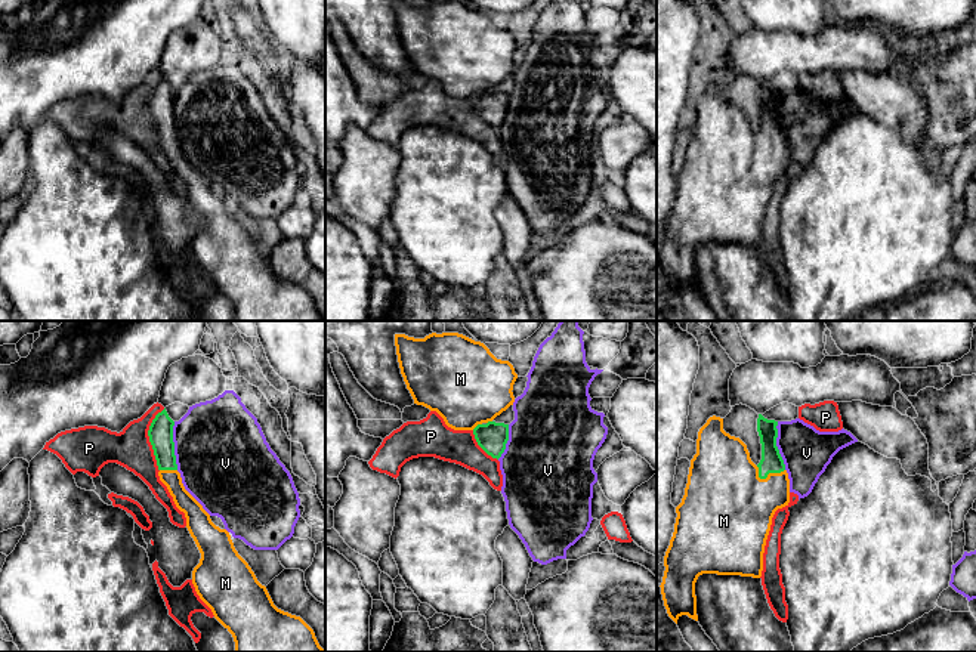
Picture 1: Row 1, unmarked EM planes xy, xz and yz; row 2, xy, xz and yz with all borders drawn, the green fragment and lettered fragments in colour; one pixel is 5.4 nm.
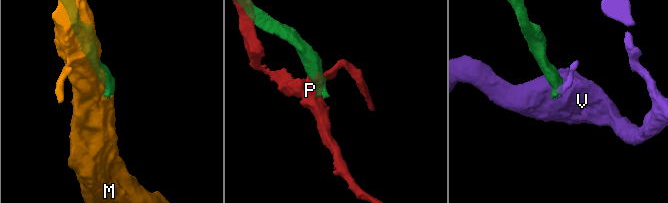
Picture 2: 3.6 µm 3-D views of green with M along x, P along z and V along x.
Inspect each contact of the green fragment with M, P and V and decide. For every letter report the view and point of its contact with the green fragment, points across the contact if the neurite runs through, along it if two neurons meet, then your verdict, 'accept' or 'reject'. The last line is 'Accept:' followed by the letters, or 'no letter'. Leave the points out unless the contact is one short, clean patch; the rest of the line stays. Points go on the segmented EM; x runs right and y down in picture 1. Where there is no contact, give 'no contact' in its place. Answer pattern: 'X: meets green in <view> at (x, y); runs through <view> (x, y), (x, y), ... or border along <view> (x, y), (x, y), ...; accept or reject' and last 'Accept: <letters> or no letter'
M: meets green in yz at (766, 476); accept
P: meets green in xy at (150, 439); border along xy (164, 408), (156, 416), (148, 430), (148, 441), (158, 470); reject
V: meets green in xy at (173, 445); border along xy (173, 422), (173, 454), (178, 469); reject
Accept: M

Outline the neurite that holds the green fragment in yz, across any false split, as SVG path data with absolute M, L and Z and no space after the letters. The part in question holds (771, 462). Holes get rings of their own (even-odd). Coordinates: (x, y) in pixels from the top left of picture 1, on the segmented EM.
M759 414L762 460L757 466L747 445L723 430L723 418L713 415L699 429L685 495L676 507L674 532L664 556L665 571L660 585L667 614L676 624L682 615L698 621L695 583L699 575L762 577L772 517L790 503L790 479L776 446L776 426L778 421Z

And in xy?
M164 408L148 430L158 476L185 513L186 528L201 553L192 571L195 591L232 634L235 652L325 652L300 617L274 605L266 587L235 550L229 532L216 526L185 489L176 464L173 426Z

